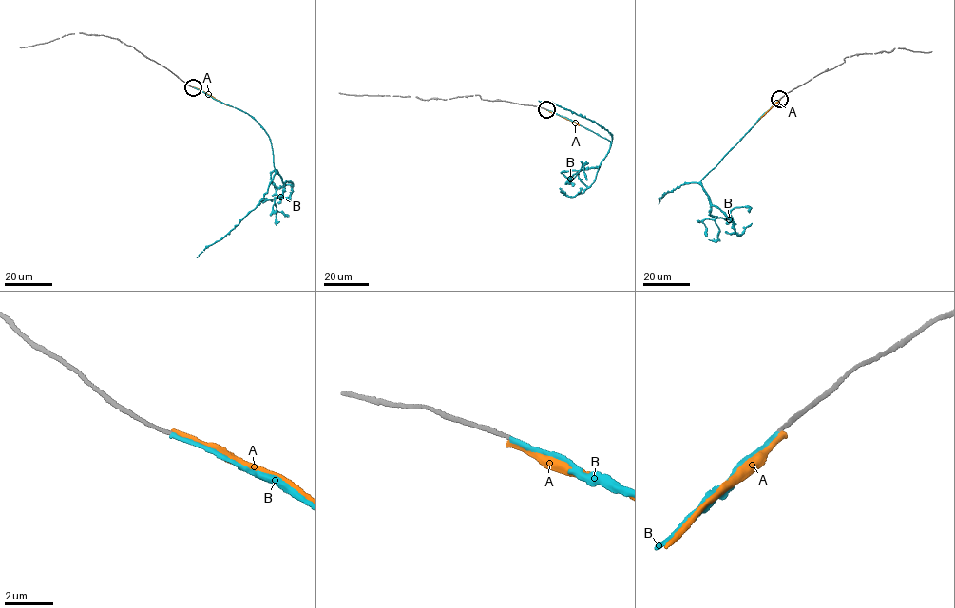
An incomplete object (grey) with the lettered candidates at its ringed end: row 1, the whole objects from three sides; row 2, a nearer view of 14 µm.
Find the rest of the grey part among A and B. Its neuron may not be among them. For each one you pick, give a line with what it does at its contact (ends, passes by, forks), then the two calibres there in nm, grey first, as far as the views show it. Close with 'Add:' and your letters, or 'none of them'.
B: it ends there; 150 nm thick on the grey side, 170 nm on the other
Add: B

